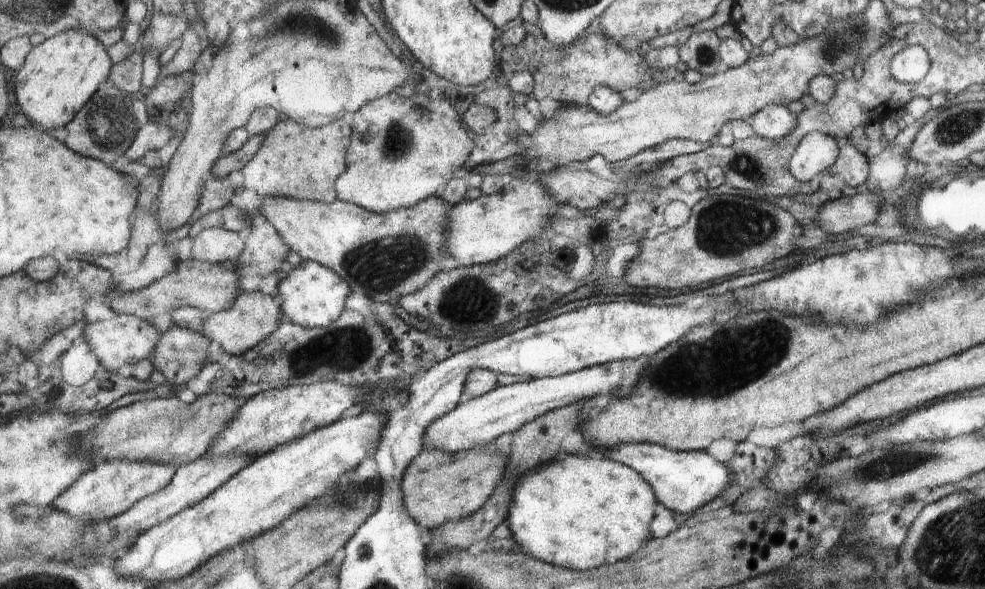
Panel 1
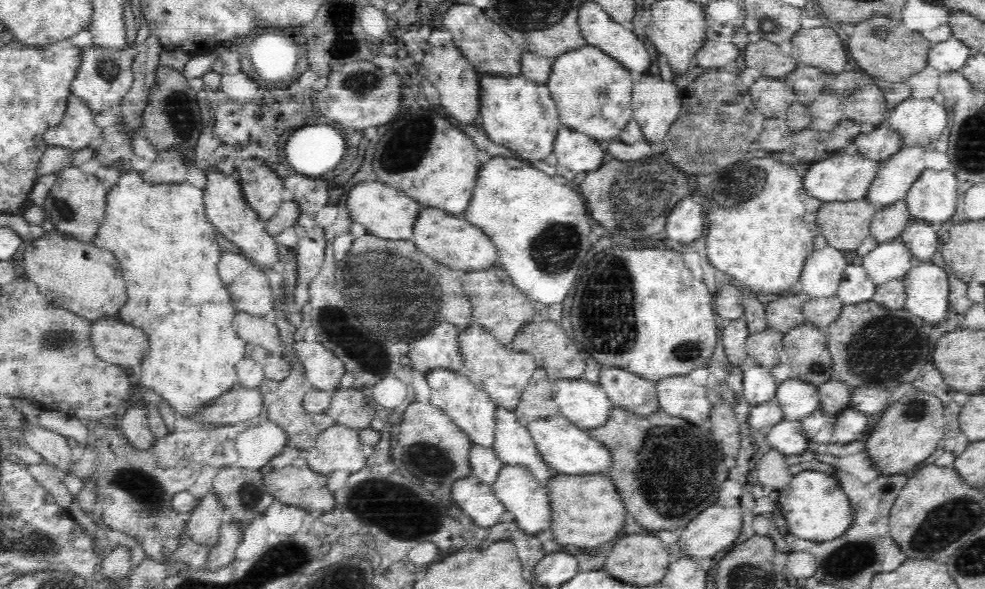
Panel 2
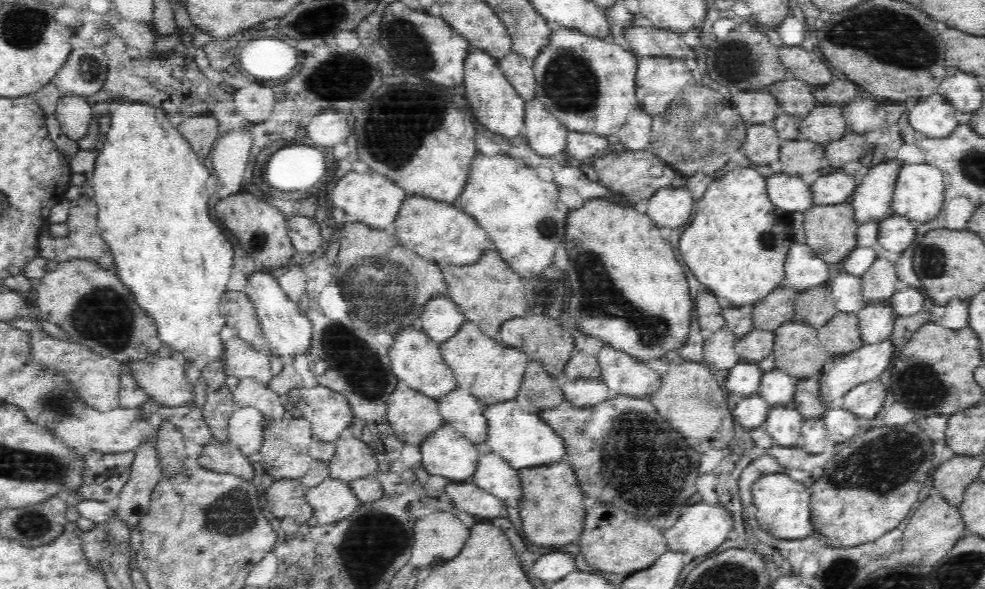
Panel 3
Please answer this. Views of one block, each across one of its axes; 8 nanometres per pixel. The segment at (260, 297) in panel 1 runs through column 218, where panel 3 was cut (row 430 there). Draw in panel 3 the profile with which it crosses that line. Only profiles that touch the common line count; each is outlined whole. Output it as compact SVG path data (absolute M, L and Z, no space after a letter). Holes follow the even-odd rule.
M324 384L294 388L284 400L287 414L308 420L316 439L335 441L351 424L351 405L346 396Z

